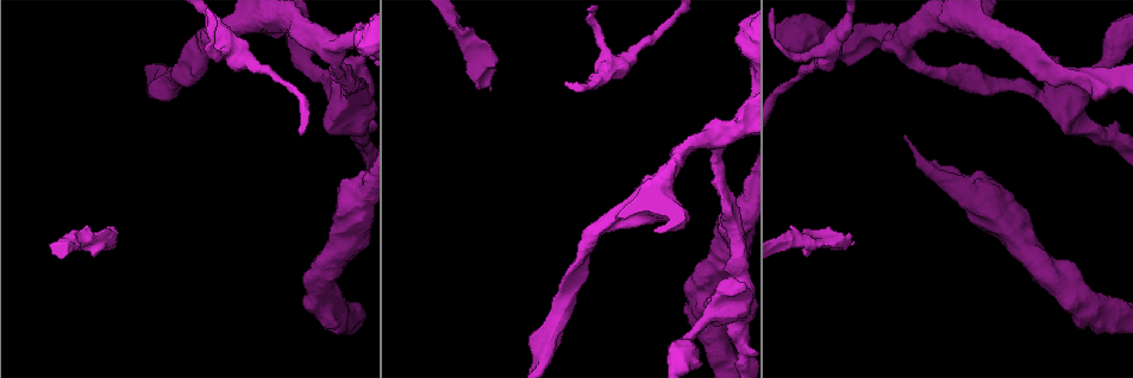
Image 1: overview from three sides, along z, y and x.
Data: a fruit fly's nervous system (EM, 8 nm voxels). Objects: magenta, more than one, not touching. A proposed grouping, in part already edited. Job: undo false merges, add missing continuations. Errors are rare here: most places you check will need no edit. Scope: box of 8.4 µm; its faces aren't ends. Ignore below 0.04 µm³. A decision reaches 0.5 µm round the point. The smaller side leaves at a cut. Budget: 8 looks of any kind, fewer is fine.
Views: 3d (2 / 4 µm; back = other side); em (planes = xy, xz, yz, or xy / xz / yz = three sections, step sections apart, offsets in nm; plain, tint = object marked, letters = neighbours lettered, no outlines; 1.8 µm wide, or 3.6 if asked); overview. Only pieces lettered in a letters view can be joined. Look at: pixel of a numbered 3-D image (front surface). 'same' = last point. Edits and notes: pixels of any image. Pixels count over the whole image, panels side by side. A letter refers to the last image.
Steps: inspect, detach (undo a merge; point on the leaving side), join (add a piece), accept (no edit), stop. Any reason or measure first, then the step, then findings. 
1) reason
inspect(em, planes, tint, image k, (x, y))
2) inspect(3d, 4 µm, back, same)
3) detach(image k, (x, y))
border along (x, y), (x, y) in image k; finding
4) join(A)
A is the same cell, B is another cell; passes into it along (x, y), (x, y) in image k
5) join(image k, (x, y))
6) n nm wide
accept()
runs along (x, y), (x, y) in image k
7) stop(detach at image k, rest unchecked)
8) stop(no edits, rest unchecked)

branch point
inspect(em, 3.6 µm, xy, step 8, tint, image 1, (235, 53))

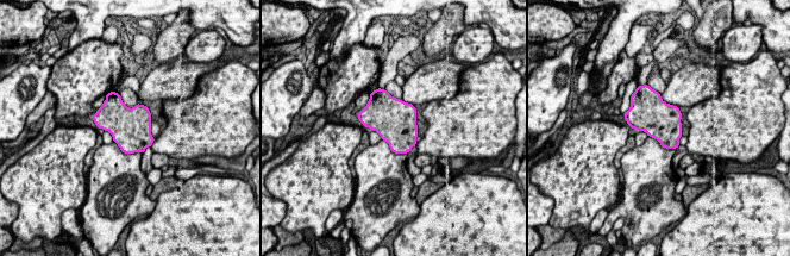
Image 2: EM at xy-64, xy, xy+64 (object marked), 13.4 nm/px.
another direction
inspect(em, 3.6 µm, planes, letters, same)

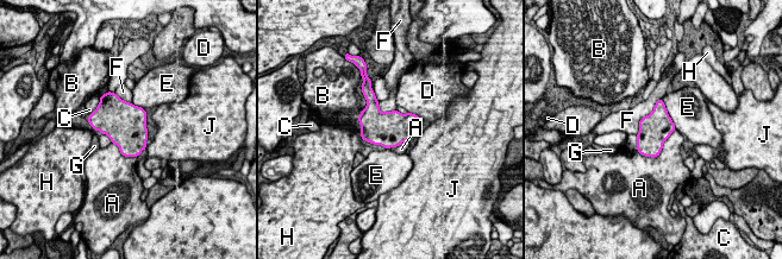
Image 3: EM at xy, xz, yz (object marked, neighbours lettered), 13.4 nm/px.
accept()
A, B, C, D, E, F, G, H and J are other cells; border along (675, 128), (657, 156), (637, 151) in image 3; all the same neuron

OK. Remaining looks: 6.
branch point
inspect(em, planes, tint, image 1, (166, 84))

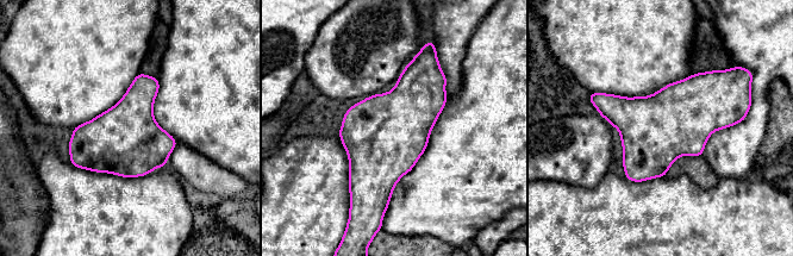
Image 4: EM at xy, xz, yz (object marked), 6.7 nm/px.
what lies round it
inspect(em, planes, letters, same)

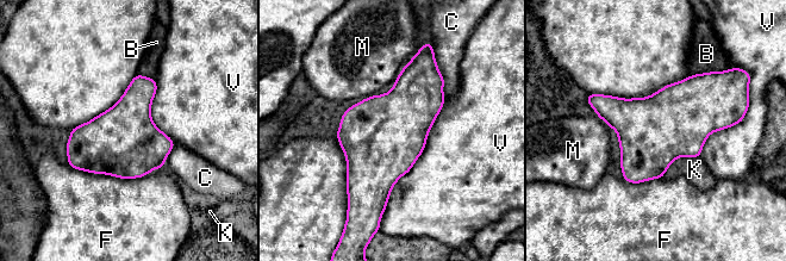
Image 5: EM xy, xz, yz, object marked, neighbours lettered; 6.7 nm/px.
480 nm wide
accept()
B, C, F, K, M and V are other cells; one neuron here

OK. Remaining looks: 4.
an open end
inspect(3d, 2 µm, image 1, (1070, 134))

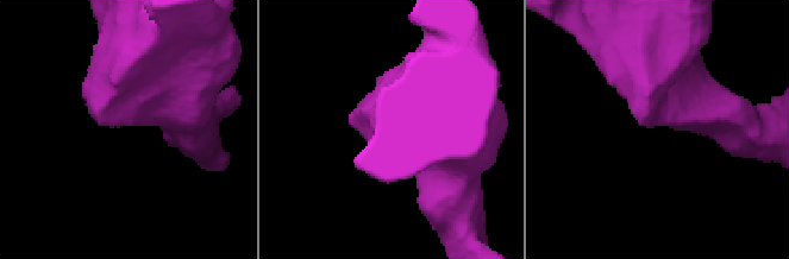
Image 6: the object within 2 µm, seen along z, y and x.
now the EM
inspect(em, xz, step 16, tint, image 6, (118, 126))

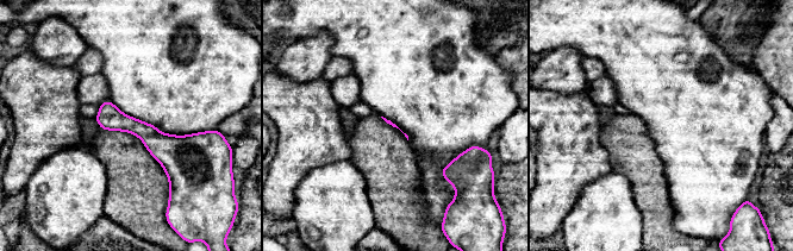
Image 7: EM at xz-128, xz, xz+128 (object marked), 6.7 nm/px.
cut it another way
inspect(em, planes, letters, same)

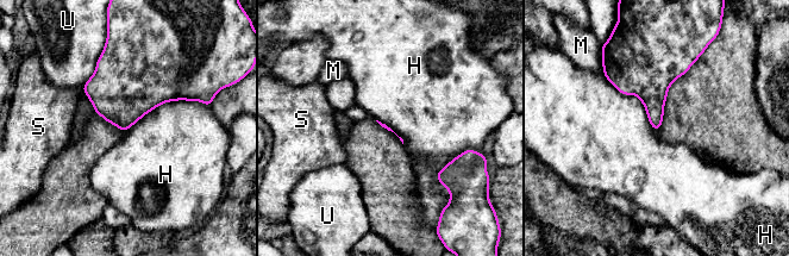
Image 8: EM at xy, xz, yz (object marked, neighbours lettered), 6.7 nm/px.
accept()
H, M, S and U are other cells; border along (202, 102), (166, 101), (125, 131) in image 8; no lettered piece goes on from it

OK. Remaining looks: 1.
stop(no edits, rest unchecked)

